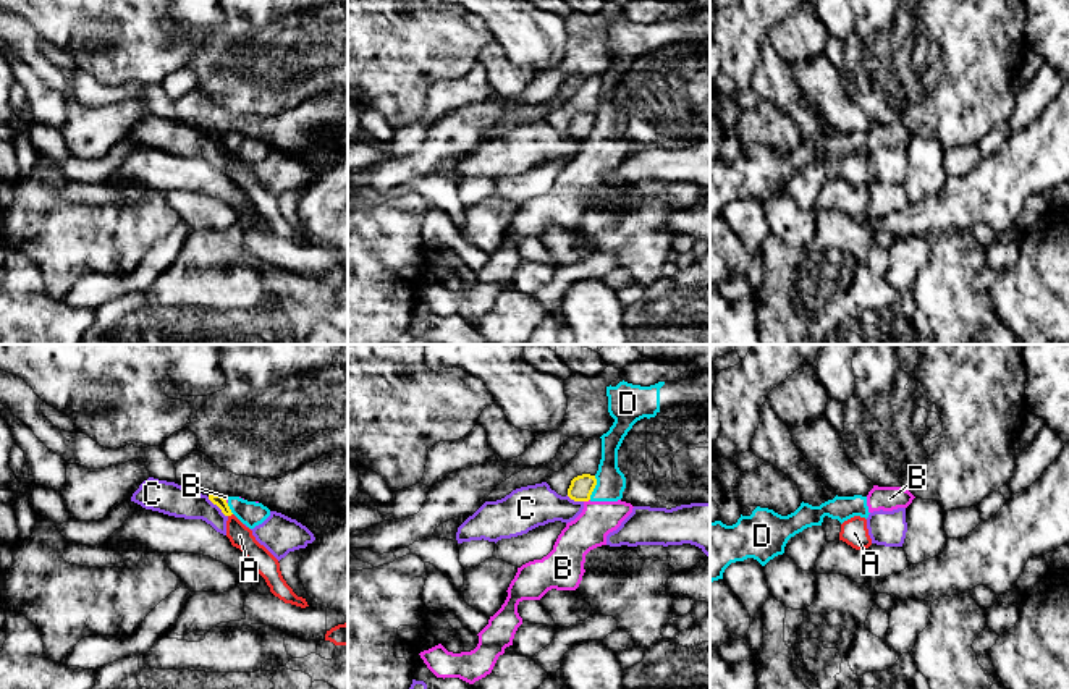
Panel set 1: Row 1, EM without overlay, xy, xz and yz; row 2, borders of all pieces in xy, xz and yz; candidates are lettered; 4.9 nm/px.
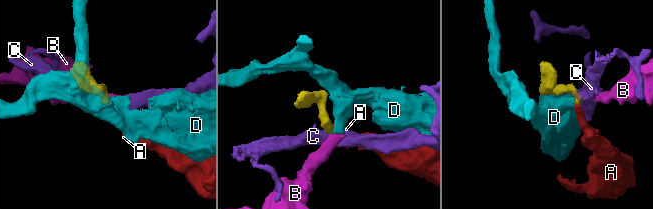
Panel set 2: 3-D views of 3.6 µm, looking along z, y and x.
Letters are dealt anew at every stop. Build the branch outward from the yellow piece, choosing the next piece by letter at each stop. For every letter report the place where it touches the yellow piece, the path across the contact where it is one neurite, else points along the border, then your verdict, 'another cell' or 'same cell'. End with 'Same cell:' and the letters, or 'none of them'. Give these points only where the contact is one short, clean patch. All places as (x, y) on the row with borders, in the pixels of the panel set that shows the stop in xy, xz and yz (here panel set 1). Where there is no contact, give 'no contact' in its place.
A: contact xy (230, 515); way xy (219, 500), (230, 515), (240, 536); same cell
B: contact xz (586, 500); border xz (589, 498), (584, 502); another cell
C: contact xy (217, 505); border xy (207, 497), (227, 516); another cell
D: contact xz (594, 487); border xz (595, 476), (595, 486), (589, 498); another cell
Same cell: A

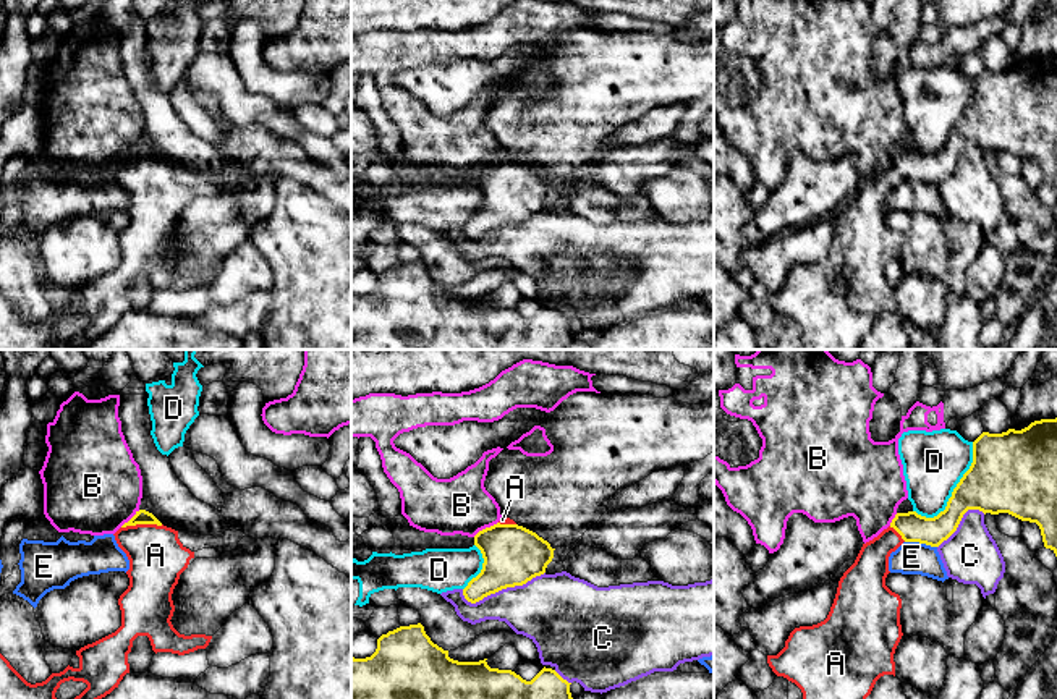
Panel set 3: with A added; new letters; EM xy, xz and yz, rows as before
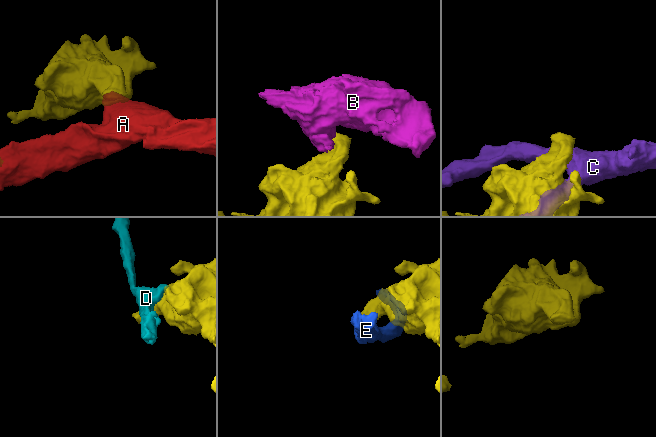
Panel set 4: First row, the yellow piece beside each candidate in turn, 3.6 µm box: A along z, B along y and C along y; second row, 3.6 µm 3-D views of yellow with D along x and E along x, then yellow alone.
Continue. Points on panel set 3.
A: contact xy (141, 523); way xy (141, 516), (141, 523), (143, 538), (156, 555); same cell
B: contact xz (486, 528); border xz (497, 521), (473, 536); another cell
C: contact xz (502, 588); another cell
D: contact yz (954, 491); another cell
E: contact yz (921, 542); another cell
Same cell: A

